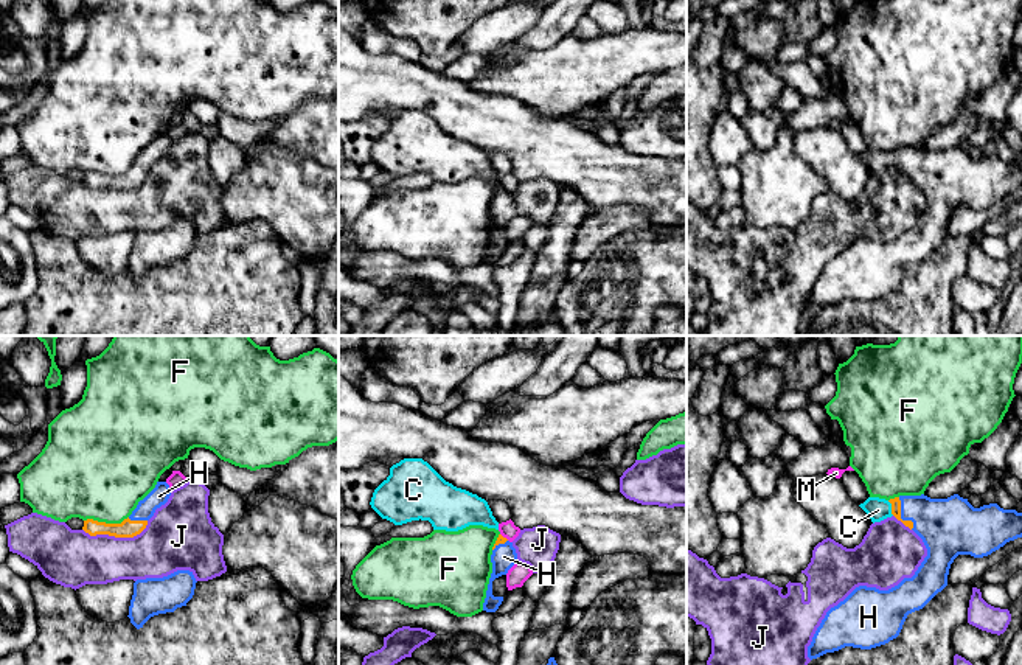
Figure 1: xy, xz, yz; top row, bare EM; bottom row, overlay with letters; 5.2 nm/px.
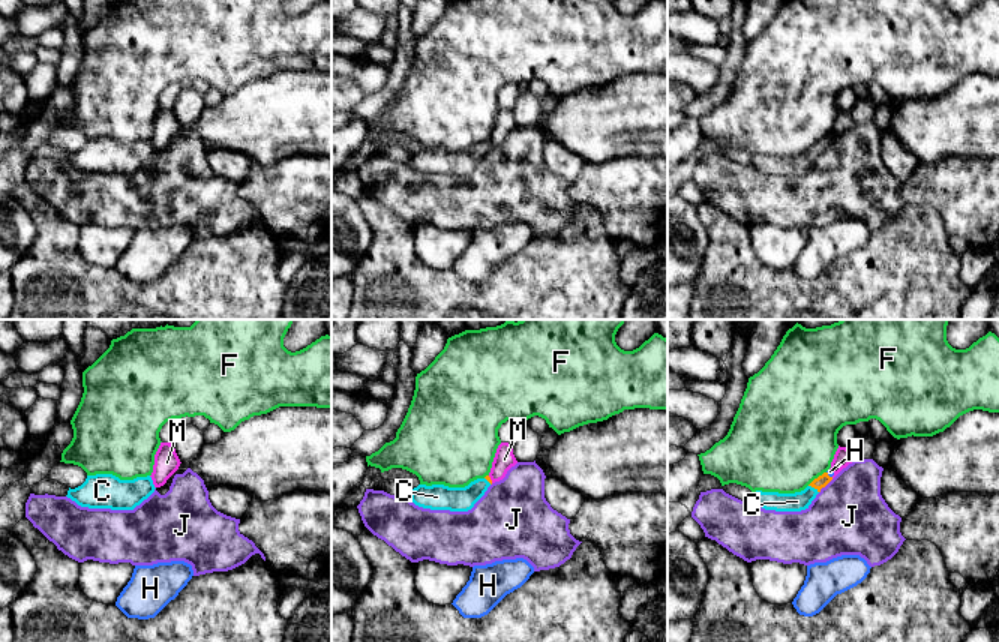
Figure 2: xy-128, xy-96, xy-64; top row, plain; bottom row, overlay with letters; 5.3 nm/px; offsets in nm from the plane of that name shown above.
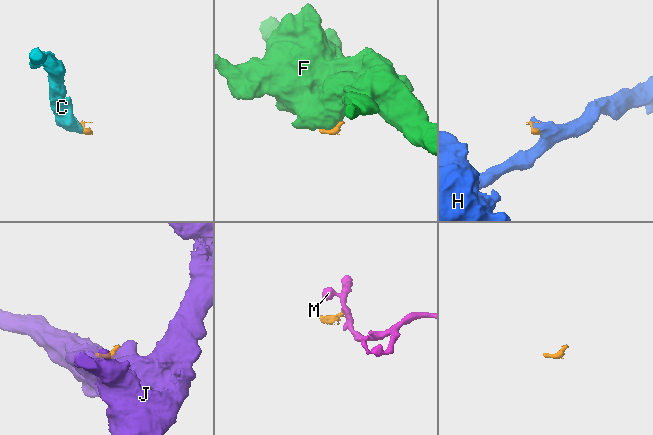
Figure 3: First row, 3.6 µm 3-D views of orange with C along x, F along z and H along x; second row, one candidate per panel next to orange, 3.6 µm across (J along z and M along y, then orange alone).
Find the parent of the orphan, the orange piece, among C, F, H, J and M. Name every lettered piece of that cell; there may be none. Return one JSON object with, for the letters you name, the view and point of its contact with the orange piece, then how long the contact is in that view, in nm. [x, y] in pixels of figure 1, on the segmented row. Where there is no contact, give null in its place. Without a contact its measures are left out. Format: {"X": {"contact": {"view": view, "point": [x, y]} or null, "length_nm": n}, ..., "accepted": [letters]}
{"C": {"contact": {"view": "yz", "point": [892, 508]}, "length_nm": 90}, "H": {"contact": {"view": "yz", "point": [900, 516]}, "length_nm": 180}, "accepted": ["C", "H"]}

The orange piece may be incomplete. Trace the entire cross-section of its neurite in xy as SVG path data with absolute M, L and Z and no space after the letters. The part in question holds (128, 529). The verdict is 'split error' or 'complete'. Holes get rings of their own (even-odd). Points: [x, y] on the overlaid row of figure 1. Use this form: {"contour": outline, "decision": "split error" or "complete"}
{"contour": "M157 482L155 488L138 502L132 514L121 524L106 524L93 519L84 521L82 530L90 536L109 534L115 538L134 538L140 534L155 510L165 505L171 496L171 488L166 482Z", "decision": "split error"}

